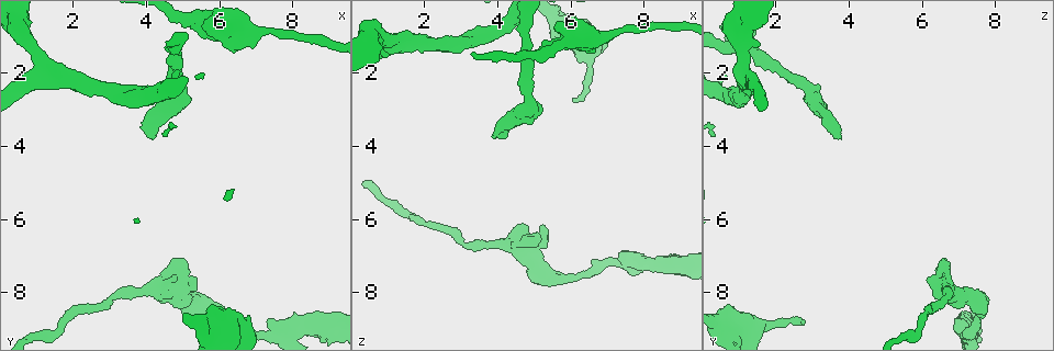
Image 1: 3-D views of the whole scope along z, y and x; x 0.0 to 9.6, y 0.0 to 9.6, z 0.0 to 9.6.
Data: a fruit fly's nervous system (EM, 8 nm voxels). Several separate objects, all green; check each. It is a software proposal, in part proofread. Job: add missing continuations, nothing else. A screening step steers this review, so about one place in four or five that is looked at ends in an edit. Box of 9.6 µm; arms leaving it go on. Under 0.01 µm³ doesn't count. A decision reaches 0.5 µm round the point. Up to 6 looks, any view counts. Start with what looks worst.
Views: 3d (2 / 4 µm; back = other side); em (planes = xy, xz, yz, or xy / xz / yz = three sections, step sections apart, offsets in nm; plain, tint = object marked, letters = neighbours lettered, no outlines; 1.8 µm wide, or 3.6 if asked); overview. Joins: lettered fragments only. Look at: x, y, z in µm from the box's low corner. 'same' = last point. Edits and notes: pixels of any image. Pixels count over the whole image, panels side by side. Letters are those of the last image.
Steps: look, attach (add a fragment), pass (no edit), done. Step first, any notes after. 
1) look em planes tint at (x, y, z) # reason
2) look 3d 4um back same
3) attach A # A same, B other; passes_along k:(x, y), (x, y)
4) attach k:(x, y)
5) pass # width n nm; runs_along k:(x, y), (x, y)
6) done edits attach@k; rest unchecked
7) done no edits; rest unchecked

look 3d 2um back at (4.05, 3.80, 3.80) # branch stops here

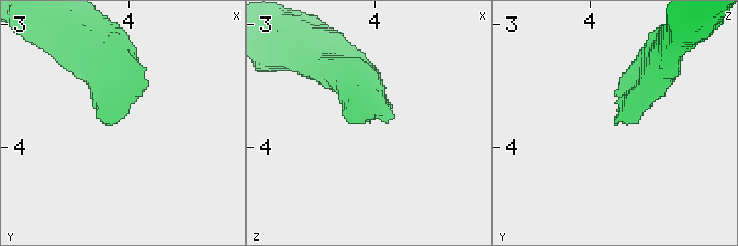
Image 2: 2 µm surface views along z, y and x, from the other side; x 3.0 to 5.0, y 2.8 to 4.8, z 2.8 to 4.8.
look em 3.6um xz step 4 tint at (4.08, 3.76, 3.84)

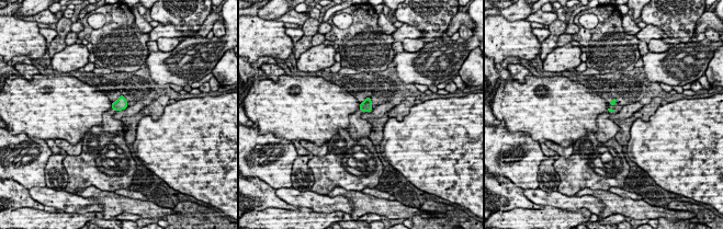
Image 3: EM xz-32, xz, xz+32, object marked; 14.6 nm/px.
look em 3.6um planes letters same # cut it another way

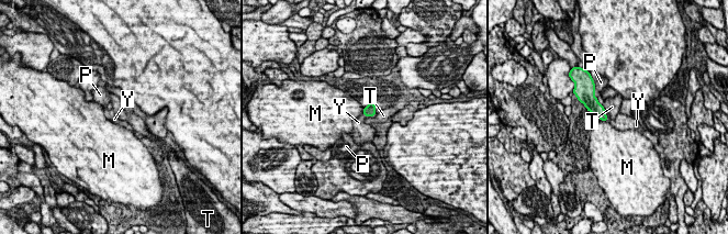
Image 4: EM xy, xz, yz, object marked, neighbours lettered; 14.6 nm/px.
attach Y # M other, P other, T other, Y same; passes_along 4:(594, 107), (607, 118), (622, 122); the neuron continues

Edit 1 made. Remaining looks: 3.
look em planes tint at (6.05, 8.85, 2.70) # branch stops here

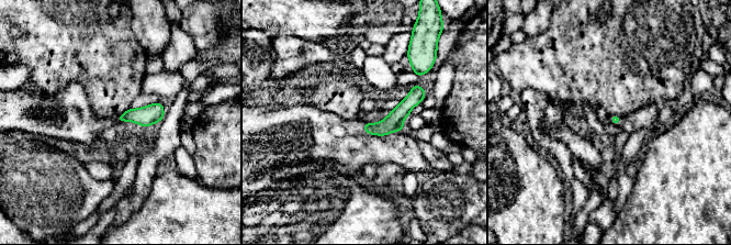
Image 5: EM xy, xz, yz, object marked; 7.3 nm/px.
look em planes letters same # see the neighbours

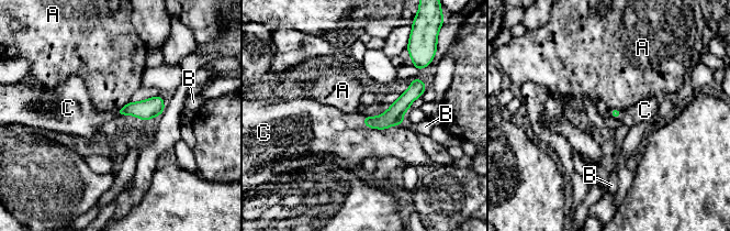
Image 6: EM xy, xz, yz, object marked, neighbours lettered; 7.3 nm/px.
attach C # A other, B other, C same; passes_along 6:(394, 116), (380, 128), (347, 136); it goes on there

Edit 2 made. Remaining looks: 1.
look em yz step 16 letters at (5.75, 8.40, 7.65) # thick turns thin

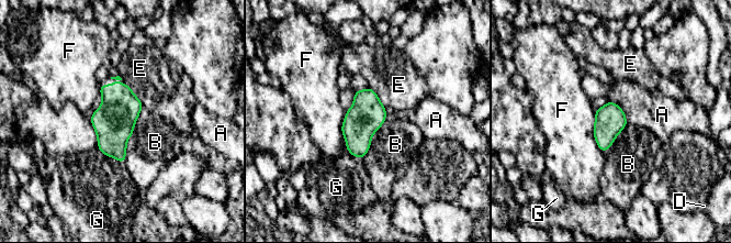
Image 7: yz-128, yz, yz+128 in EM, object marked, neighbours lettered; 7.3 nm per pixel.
pass # A other, B other, D other, E other, F other, G other; border 7:(143, 107), (127, 141), (123, 163); none of them fits

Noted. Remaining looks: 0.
done edits attach@4, attach@6; rest unchecked

